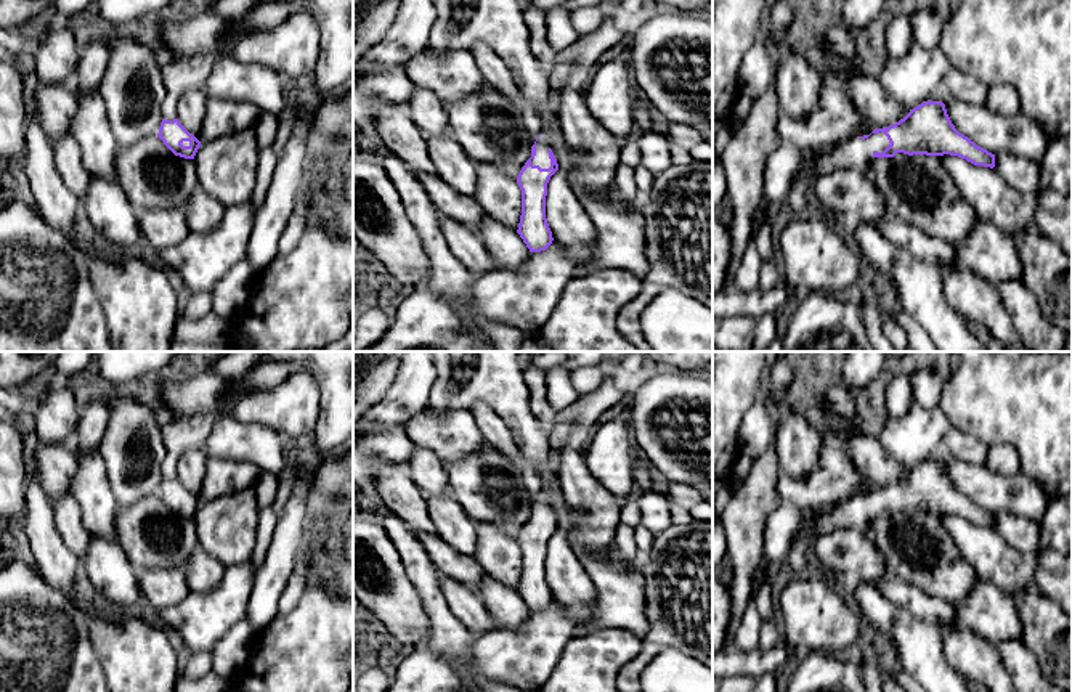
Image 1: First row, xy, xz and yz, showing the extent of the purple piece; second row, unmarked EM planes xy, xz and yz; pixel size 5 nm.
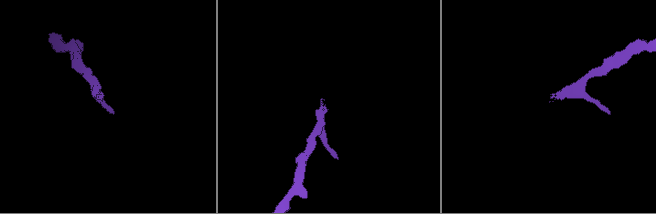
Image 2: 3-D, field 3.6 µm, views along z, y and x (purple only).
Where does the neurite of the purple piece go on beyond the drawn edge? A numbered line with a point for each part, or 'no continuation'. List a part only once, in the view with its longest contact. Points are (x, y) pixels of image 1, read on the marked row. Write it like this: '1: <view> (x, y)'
1: xz (541, 158)

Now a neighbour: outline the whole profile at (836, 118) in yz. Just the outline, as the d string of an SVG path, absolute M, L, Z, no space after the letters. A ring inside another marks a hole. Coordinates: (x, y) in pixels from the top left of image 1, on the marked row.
M828 67L820 74L822 98L812 117L799 120L783 111L778 112L777 132L783 145L809 151L818 145L836 145L844 138L852 140L867 135L867 119L855 109L834 69Z

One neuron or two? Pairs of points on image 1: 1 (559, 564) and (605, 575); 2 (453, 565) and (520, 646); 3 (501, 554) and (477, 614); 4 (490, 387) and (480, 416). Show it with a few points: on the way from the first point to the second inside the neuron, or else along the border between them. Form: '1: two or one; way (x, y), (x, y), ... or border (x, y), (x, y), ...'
1: two; border (575, 553), (591, 580), (594, 607)
2: two; border (530, 612), (515, 626), (495, 626), (477, 638)
3: one; way (498, 569), (498, 580), (482, 599)
4: two; border (448, 410), (485, 402), (511, 429)

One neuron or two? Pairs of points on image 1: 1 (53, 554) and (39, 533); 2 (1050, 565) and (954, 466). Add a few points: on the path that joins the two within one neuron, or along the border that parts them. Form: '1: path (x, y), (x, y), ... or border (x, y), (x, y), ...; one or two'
1: path (48, 549), (44, 538); one
2: border (995, 514), (1016, 514), (1035, 522); two

